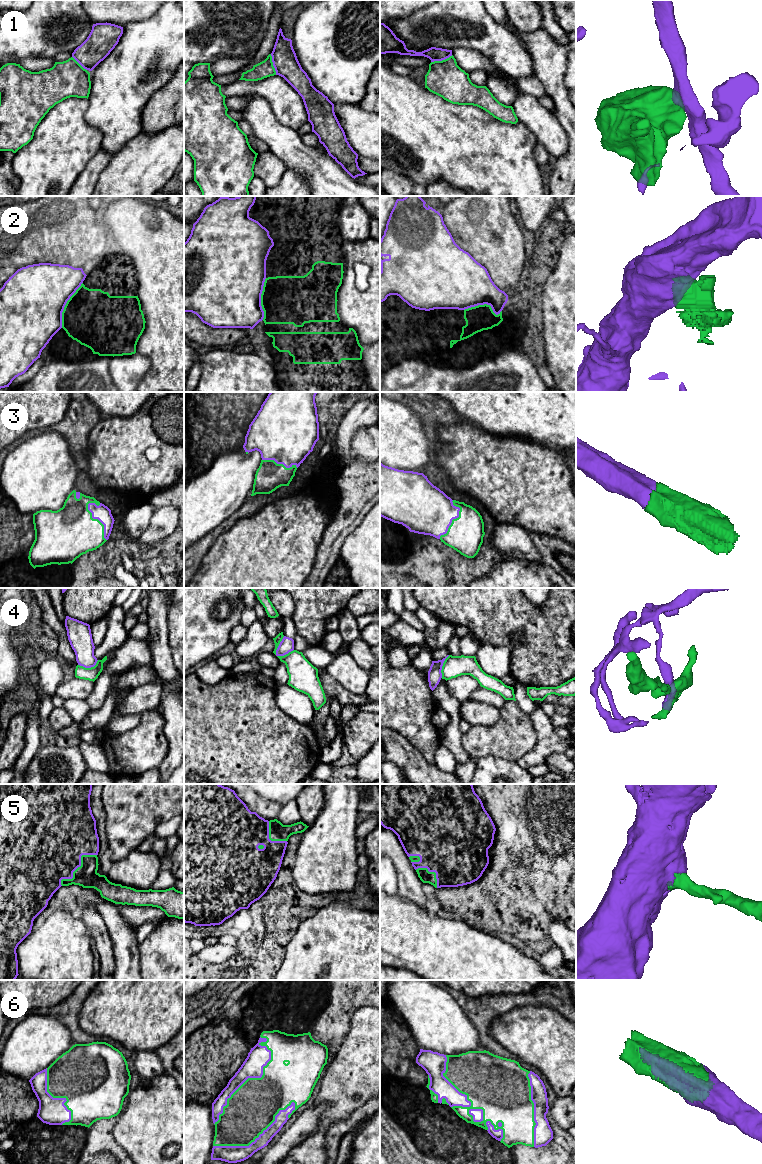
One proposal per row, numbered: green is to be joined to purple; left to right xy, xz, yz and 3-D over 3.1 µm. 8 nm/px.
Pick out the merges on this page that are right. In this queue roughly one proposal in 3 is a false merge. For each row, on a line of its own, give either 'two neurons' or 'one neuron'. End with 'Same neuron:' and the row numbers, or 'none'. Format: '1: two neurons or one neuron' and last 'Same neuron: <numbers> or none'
1: two neurons
2: two neurons
3: one neuron
4: two neurons
5: one neuron
6: one neuron
Same neuron: 3, 5, 6

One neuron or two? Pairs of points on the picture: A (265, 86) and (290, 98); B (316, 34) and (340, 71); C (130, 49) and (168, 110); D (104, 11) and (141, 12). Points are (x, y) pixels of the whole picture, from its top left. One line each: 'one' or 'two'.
A: one
B: one
C: two
D: one

